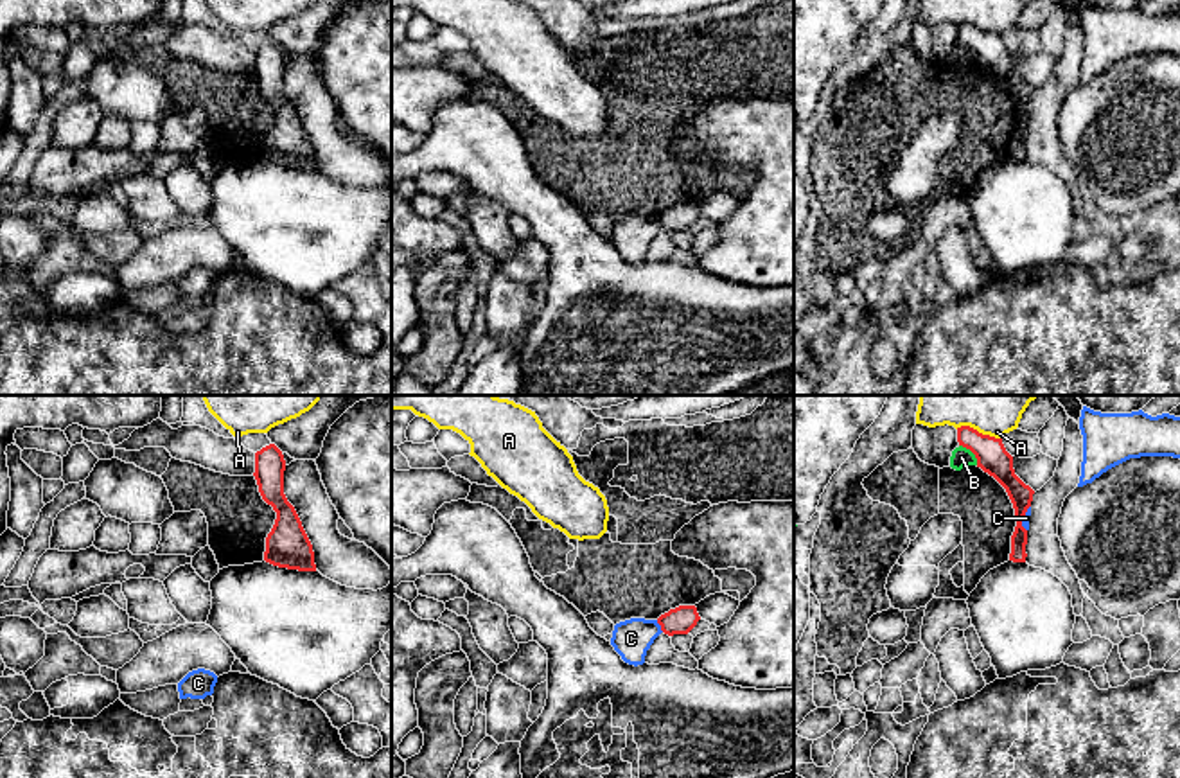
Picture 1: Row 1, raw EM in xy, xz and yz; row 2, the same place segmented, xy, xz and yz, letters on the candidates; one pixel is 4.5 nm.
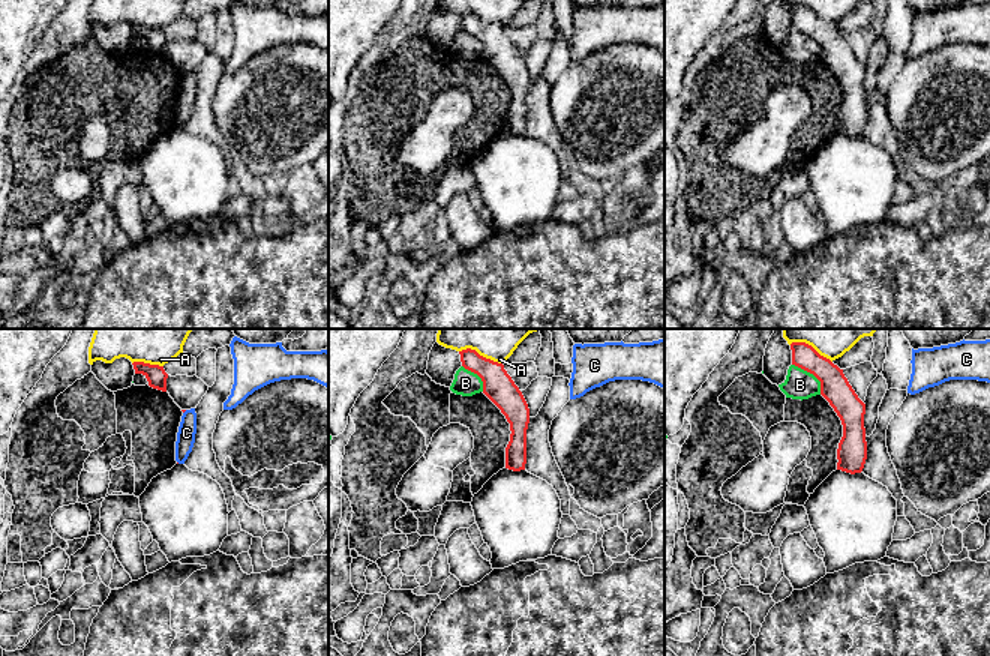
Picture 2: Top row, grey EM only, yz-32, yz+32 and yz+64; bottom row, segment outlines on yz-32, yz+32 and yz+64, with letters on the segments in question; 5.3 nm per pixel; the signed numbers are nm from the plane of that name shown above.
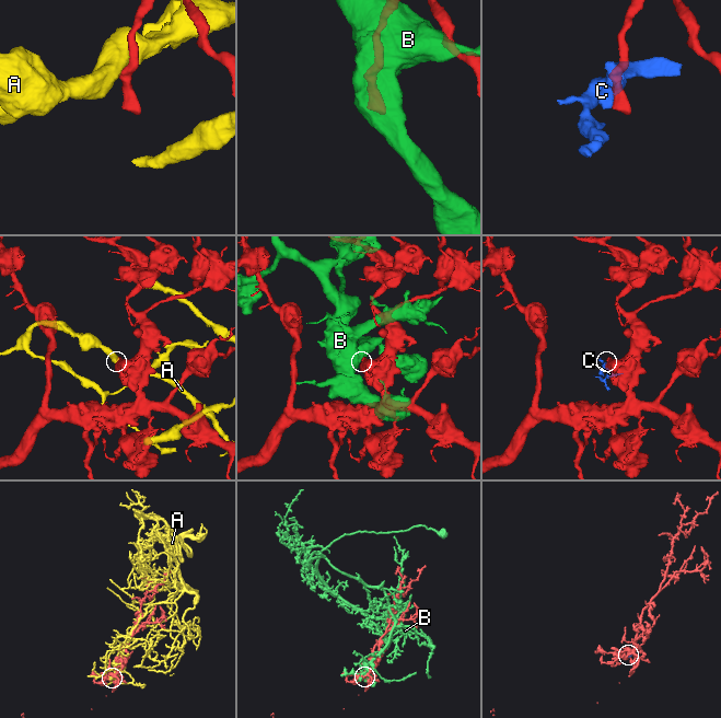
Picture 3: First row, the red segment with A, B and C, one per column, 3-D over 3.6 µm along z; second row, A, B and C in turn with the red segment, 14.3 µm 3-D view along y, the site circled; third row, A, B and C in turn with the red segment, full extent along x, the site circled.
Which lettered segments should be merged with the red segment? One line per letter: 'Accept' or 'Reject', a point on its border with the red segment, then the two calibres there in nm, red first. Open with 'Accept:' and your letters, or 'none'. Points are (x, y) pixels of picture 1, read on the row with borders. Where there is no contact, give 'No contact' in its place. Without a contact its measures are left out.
Accept: none
A: Reject. Touches red at yz (977, 432). Thickness 140 nm (red) against 320 nm
B: Reject. Touches red at yz (972, 451). Thickness 140 nm (red) against 90 nm
C: Reject. Touches red at xz (660, 624). Thickness 120 nm (red) against 170 nm

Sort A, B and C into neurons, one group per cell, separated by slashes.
A / B / C

